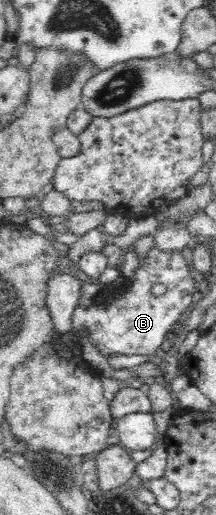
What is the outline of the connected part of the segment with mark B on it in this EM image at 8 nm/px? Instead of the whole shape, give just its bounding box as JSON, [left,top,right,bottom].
[69,244,196,359]

